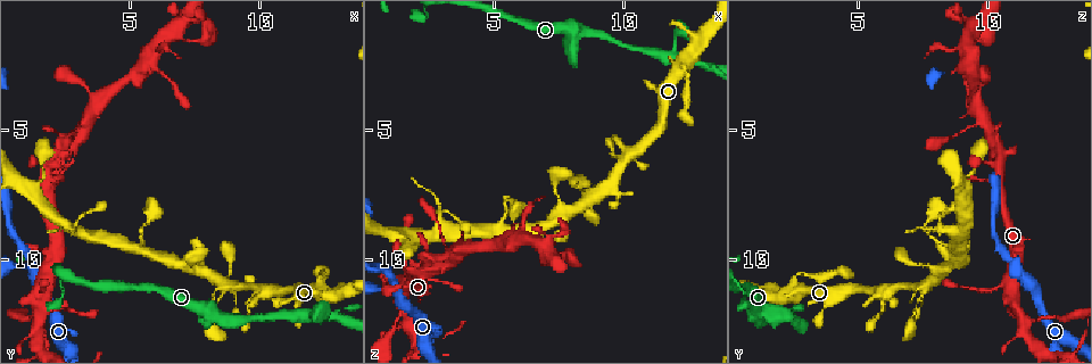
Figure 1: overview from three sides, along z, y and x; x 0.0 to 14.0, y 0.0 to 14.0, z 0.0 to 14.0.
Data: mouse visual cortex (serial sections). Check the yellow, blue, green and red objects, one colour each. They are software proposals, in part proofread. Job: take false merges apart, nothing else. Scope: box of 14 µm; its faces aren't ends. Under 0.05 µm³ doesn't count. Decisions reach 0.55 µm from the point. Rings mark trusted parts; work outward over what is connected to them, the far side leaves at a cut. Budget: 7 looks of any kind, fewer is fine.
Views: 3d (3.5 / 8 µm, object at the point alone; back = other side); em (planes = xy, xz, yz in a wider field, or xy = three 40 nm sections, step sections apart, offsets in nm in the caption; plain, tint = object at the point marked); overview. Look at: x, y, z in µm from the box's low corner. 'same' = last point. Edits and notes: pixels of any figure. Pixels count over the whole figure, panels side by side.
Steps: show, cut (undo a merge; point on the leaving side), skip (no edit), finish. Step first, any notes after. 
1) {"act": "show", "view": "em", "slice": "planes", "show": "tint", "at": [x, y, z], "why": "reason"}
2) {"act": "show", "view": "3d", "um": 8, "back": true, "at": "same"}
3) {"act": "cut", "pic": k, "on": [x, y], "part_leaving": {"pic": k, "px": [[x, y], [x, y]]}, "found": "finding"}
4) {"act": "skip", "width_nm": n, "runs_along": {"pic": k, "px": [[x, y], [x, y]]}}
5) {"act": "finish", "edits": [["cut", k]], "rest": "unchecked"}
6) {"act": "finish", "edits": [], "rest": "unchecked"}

{"act": "show", "view": "3d", "um": 3.5, "at": [12.9, 12.3, 2.5], "why": "a fork"}

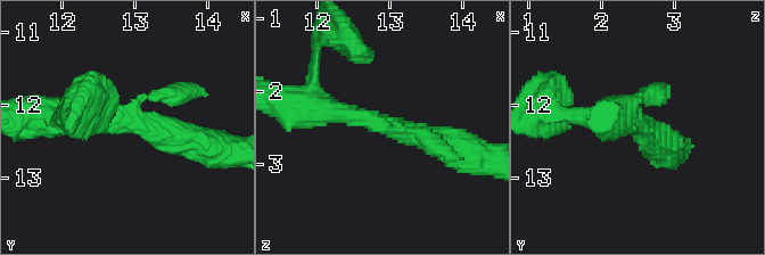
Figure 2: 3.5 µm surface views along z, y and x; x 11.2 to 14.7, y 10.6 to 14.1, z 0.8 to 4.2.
{"act": "show", "view": "em", "slice": "planes", "show": "tint", "at": [12.95, 12.20, 2.50], "why": "now the EM"}

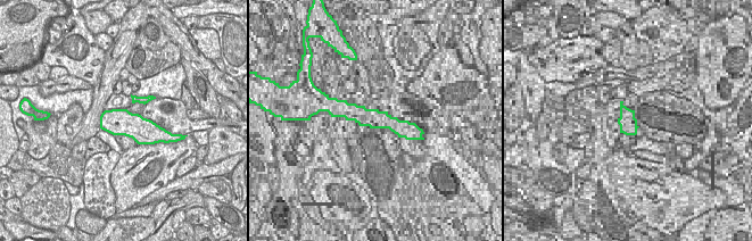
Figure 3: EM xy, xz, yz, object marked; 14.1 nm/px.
{"act": "skip", "runs_along": {"pic": 2, "px": [[311, 107], [378, 121], [451, 147]]}, "found": "continuous, no second cell"}

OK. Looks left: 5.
{"act": "show", "view": "3d", "um": 3.5, "at": [9.5, 11.0, 7.1], "why": "thick turns thin"}

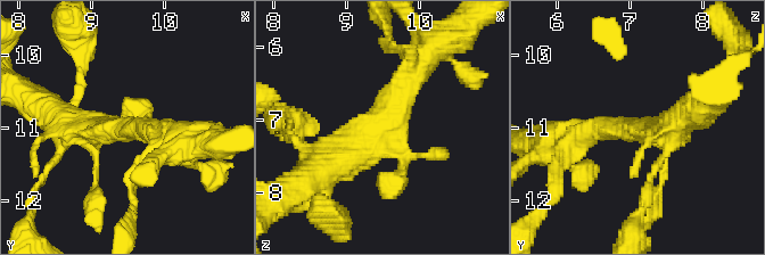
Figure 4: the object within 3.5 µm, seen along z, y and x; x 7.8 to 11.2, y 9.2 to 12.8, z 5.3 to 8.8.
{"act": "show", "view": "em", "slice": "planes", "show": "tint", "at": [9.45, 11.00, 7.10], "why": "need the tissue"}

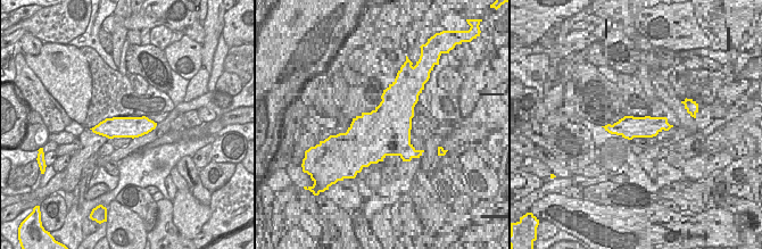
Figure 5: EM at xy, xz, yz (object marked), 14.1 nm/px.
{"act": "skip", "runs_along": {"pic": 4, "px": [[419, 66], [387, 118], [318, 171]]}, "found": "all the same cell"}

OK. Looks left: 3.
{"act": "show", "view": "3d", "um": 8, "at": [3.3, 8.1, 8.2], "why": "calibre changes"}

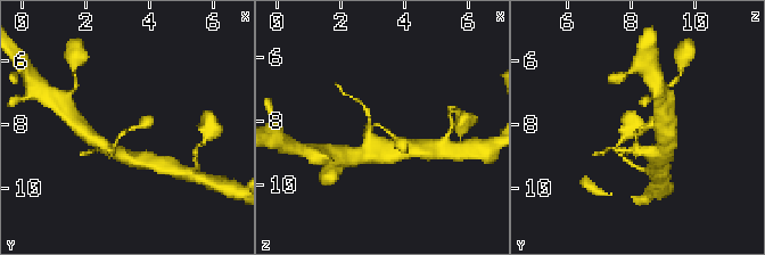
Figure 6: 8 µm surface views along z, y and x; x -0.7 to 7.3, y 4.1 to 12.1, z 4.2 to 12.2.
{"act": "show", "view": "em", "slice": "xy", "step": 3, "show": "tint", "at": [3.3, 8.2, 8.2], "arm_widths_nm": [200, 250], "why": "now the EM"}

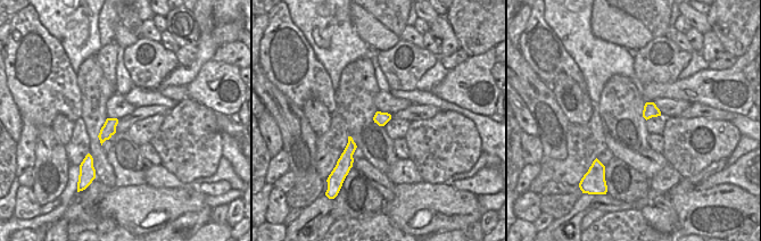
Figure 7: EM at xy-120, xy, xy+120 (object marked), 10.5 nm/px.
{"act": "skip", "width_nm": 140, "runs_along": {"pic": 6, "px": [[114, 151], [118, 136], [148, 122]]}, "found": "all the same cell"}

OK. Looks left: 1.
{"act": "finish", "edits": [], "rest": "unchecked"}

